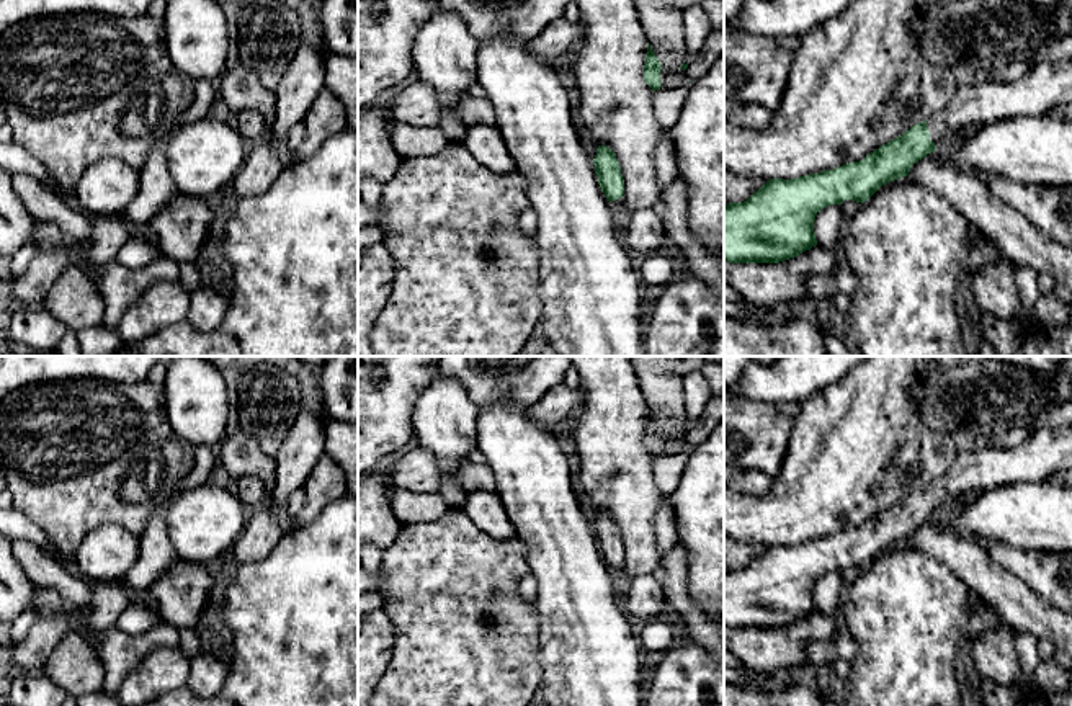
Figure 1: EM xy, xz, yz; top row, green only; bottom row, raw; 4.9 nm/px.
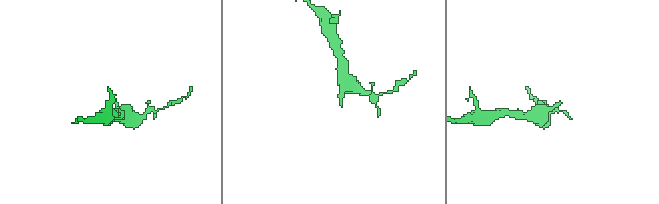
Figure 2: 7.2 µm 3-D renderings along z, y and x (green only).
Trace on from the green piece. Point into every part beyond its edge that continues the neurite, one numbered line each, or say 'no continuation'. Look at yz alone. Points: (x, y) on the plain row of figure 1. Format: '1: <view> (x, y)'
1: yz (1046, 453)

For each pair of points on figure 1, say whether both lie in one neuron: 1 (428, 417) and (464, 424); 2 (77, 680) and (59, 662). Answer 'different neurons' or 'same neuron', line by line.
1: same neuron
2: same neuron

